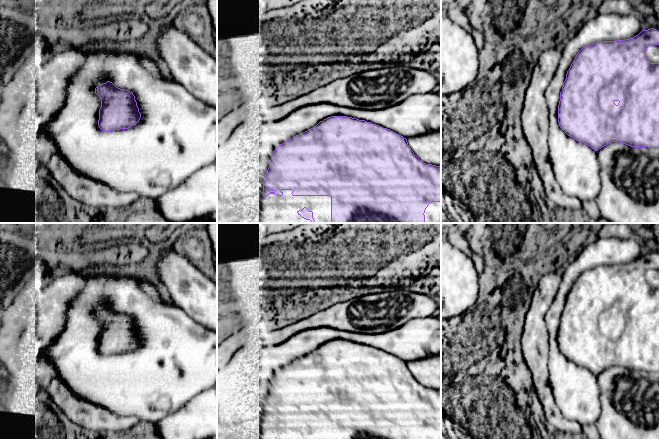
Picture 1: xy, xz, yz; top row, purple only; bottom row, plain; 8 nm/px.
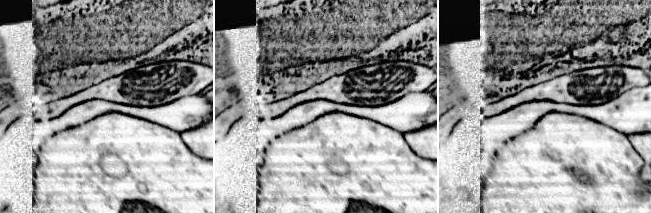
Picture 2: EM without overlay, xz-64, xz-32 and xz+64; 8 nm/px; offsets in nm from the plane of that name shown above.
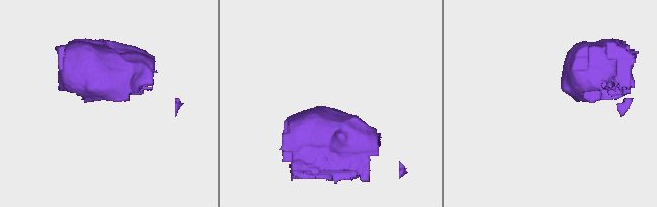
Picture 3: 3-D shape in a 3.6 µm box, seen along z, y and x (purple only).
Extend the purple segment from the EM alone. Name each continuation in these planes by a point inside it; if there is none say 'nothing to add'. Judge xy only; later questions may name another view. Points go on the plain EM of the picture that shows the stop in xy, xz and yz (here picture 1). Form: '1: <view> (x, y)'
nothing to add

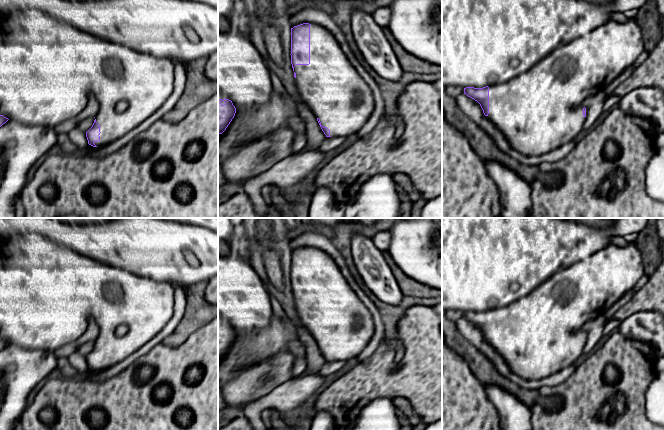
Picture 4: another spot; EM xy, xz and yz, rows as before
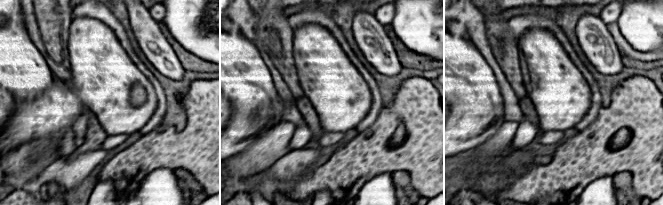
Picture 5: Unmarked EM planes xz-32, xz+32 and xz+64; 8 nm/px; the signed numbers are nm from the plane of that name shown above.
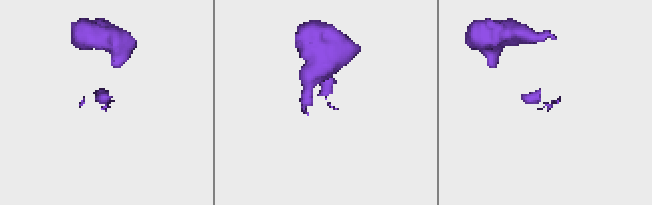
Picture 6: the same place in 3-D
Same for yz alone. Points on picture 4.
1: yz (541, 333)

